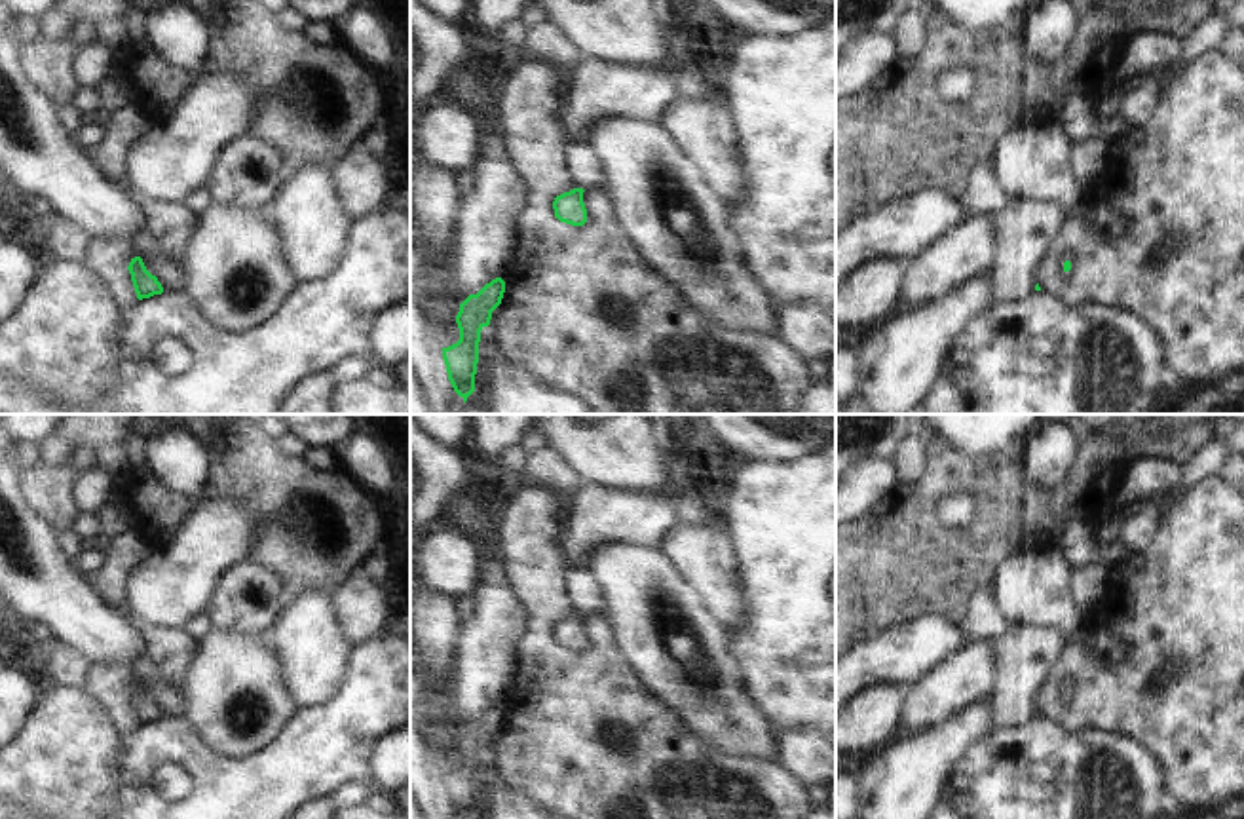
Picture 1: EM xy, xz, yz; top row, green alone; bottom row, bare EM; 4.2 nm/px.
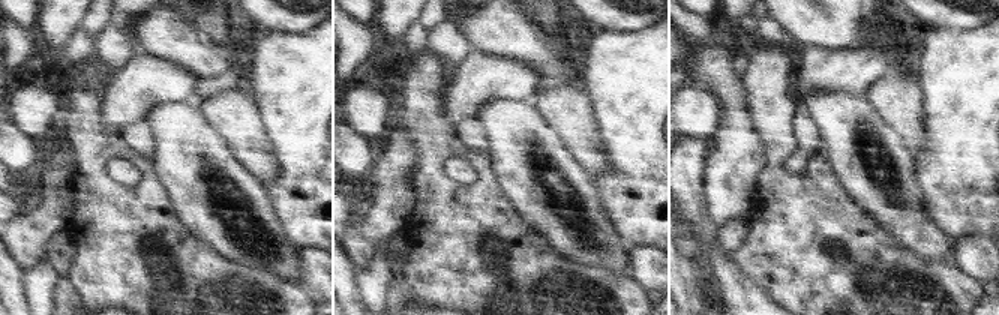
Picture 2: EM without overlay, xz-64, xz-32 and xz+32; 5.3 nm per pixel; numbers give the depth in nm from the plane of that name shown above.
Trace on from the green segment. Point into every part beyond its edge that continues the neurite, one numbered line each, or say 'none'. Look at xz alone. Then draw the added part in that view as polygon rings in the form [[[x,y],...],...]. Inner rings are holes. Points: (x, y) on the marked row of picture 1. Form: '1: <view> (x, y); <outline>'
1: xz (582, 164); [[[589,143],[566,146],[564,162],[575,188],[606,188],[602,167]]]

